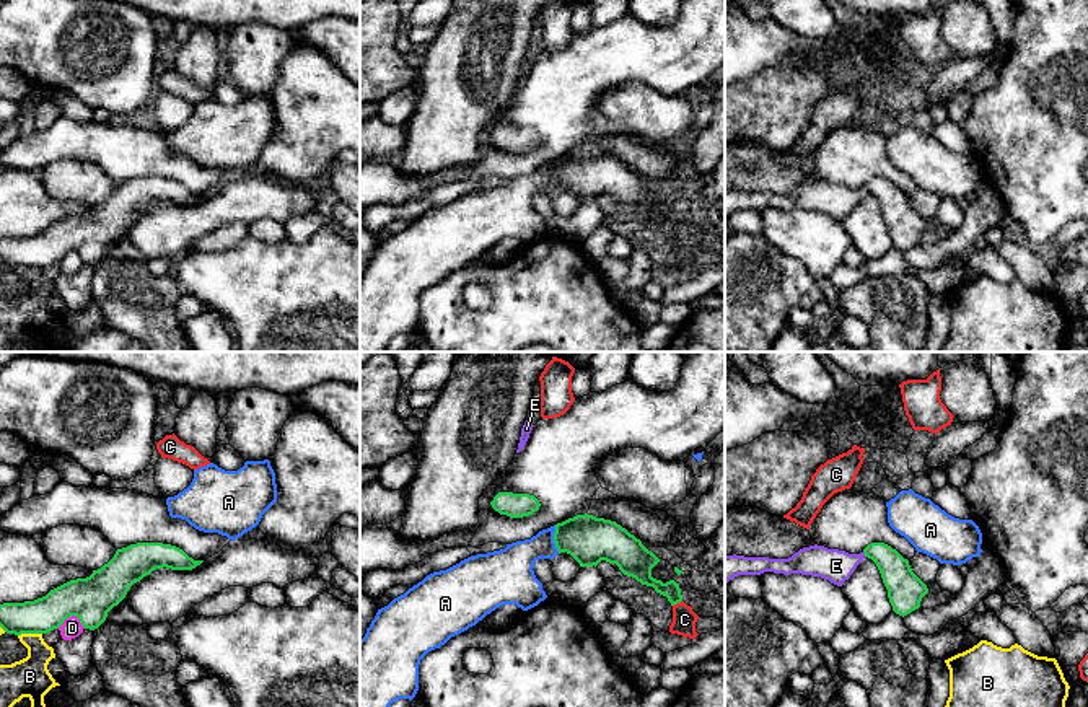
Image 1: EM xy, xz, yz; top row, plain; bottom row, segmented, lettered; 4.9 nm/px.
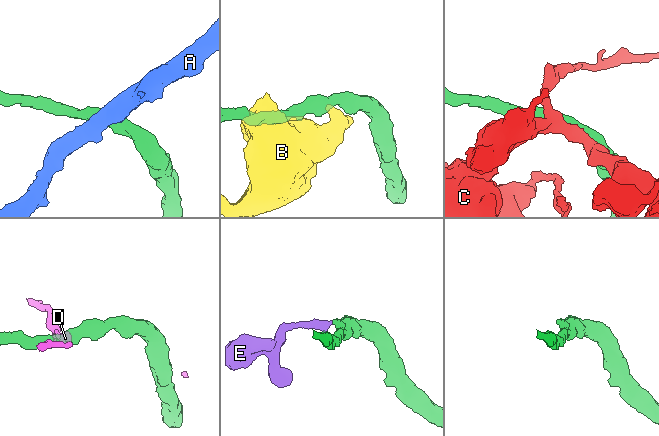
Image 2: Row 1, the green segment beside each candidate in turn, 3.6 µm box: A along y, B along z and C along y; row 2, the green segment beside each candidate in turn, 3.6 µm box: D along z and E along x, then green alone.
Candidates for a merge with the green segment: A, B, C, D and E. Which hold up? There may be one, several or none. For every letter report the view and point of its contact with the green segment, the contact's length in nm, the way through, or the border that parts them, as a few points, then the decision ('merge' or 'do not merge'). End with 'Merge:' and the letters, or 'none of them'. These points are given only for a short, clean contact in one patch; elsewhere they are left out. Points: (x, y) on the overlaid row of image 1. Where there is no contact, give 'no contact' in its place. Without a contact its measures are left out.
A: contact xz (554, 540); length 150 nm; border xz (554, 525), (554, 546), (559, 553); do not merge
B: contact xy (30, 632); length 120 nm; border xy (41, 632), (21, 632), (18, 636); do not merge
C: contact xz (676, 603); length 60 nm; border xz (681, 600), (673, 606); do not merge
D: contact xy (72, 614); length 140 nm; do not merge
E: contact yz (865, 554); length 40 nm; way yz (904, 587), (875, 554), (865, 554), (836, 566); merge
Merge: E

